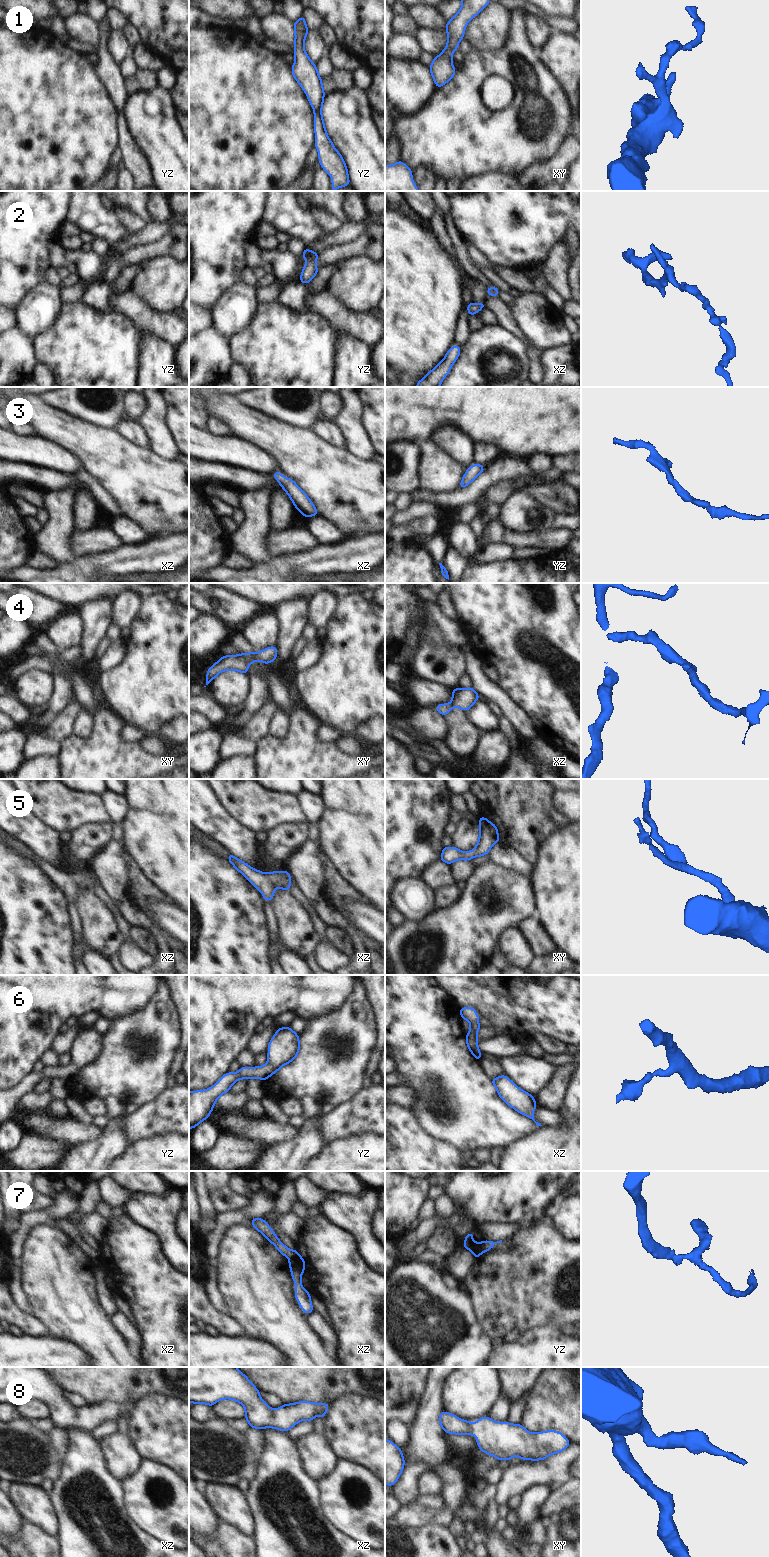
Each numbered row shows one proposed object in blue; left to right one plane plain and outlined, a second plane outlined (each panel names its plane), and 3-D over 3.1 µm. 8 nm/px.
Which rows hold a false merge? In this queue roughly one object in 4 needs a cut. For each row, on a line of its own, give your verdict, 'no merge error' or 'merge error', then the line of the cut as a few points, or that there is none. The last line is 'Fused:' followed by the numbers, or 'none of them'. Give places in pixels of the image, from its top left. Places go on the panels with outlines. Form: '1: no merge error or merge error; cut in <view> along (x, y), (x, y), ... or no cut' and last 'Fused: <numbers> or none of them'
1: no merge error; no cut
2: no merge error; no cut
3: no merge error; no cut
4: no merge error; no cut
5: no merge error; no cut
6: no merge error; no cut
7: merge error; cut in xz along (298, 1253), (289, 1260)
8: no merge error; no cut
Fused: 7

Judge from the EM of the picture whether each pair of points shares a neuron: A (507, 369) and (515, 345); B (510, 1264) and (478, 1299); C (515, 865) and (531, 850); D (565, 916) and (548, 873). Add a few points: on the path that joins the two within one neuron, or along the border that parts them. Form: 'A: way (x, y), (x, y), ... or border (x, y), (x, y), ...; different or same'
A: way (507, 363), (507, 353), (509, 351); same
B: way (504, 1273), (487, 1290); same
C: border (504, 844), (515, 849), (532, 865); different
D: way (565, 905), (565, 890), (559, 884); same

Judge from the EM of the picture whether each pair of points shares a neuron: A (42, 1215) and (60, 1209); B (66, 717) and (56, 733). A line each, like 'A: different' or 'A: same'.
A: same
B: same

